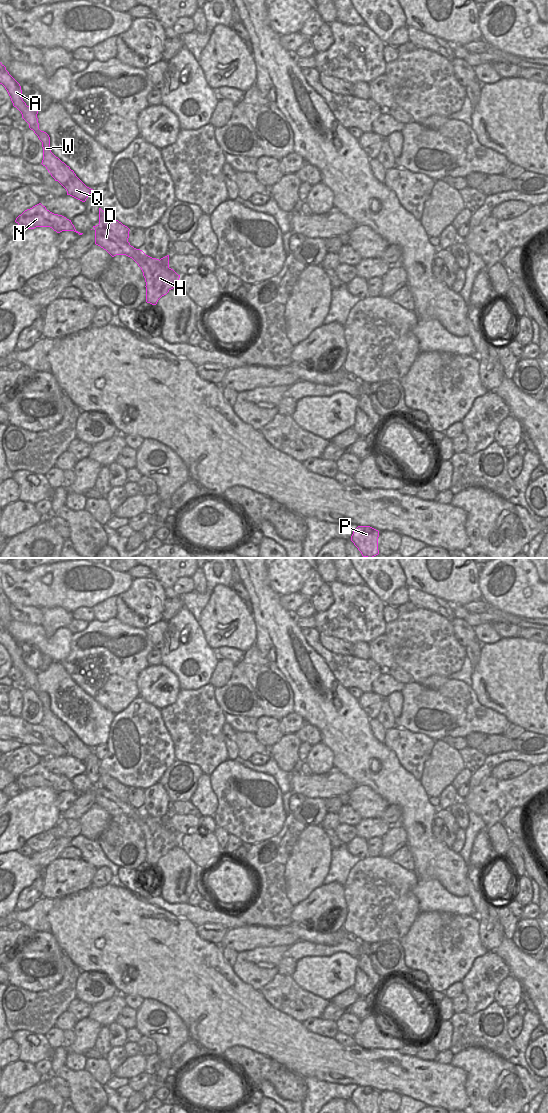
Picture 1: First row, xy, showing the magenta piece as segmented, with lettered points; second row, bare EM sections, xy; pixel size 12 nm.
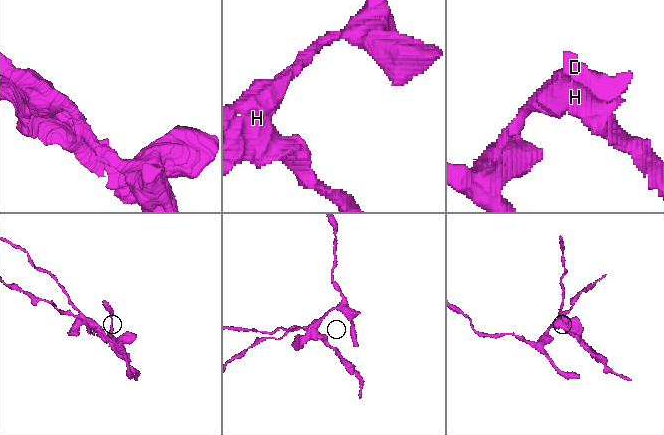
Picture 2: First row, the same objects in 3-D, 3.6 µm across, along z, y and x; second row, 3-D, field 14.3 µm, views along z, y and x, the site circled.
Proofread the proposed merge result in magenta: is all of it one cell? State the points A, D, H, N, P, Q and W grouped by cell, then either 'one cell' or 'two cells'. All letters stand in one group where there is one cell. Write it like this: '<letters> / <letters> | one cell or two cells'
A P Q W / D H N | two cells

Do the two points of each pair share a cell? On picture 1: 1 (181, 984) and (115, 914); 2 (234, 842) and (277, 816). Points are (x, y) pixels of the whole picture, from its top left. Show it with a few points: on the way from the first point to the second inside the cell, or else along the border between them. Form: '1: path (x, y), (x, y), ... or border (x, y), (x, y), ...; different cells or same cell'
1: path (164, 967), (128, 931); same cell
2: border (229, 833), (237, 836), (242, 841); different cells

